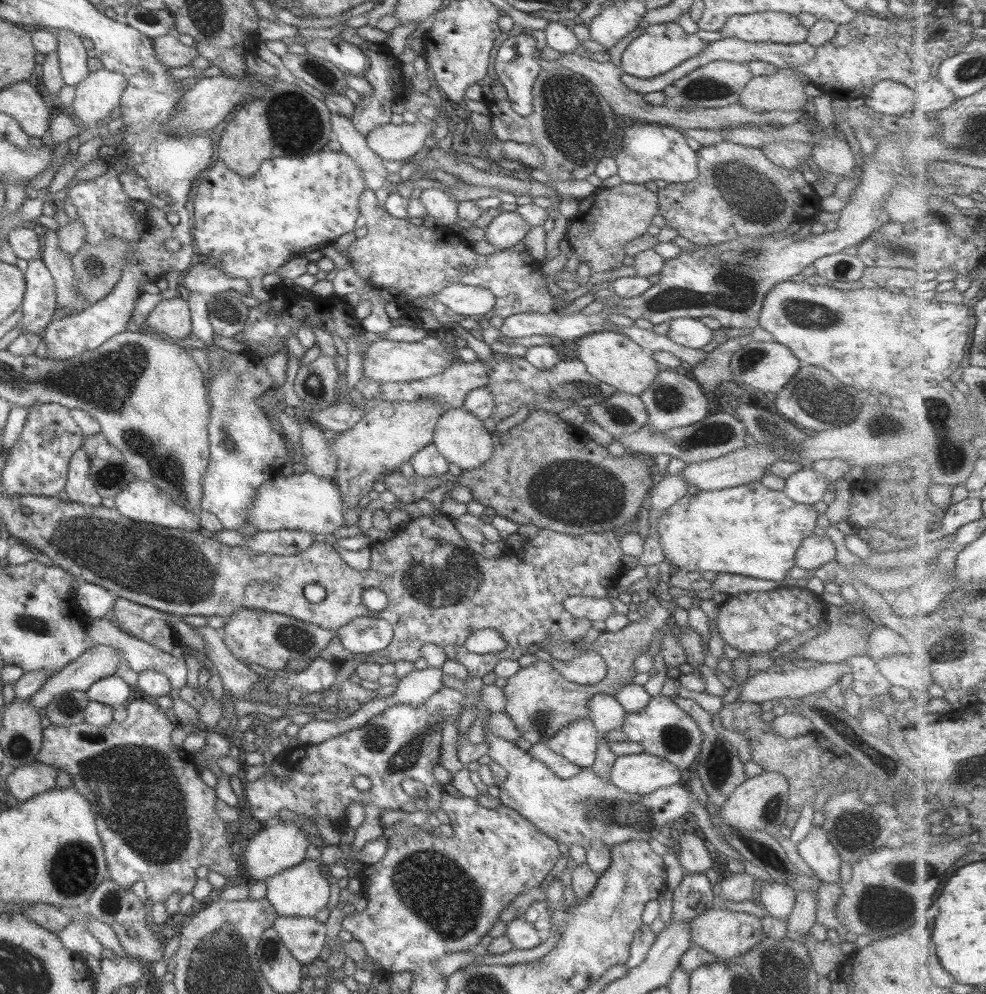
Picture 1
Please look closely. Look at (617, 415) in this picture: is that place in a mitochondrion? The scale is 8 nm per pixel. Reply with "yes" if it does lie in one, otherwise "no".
yes

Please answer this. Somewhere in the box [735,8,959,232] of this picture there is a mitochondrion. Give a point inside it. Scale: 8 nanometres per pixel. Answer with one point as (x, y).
(938, 32)

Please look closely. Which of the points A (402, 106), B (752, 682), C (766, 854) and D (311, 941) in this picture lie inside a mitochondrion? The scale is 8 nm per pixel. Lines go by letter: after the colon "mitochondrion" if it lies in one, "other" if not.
A: other
B: other
C: mitochondrion
D: other

